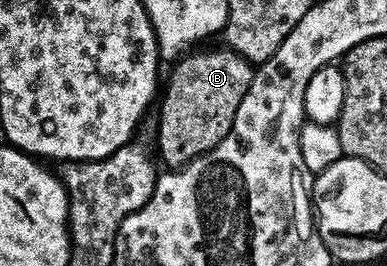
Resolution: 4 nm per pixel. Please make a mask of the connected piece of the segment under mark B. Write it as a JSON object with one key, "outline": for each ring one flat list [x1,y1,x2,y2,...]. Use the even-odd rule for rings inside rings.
{"outline":[[228,47,220,48,214,53,190,52,174,64,178,65,159,101,161,122,157,125,157,145,166,166,180,167,200,153,210,153,231,131,235,111,251,87,255,69,248,58]]}

